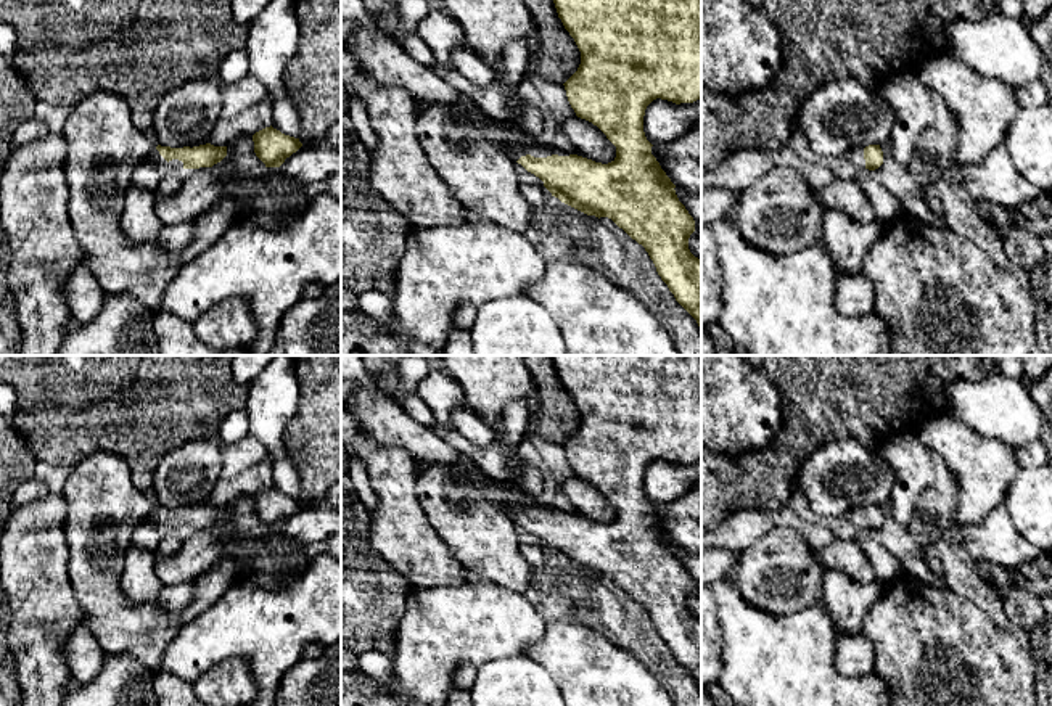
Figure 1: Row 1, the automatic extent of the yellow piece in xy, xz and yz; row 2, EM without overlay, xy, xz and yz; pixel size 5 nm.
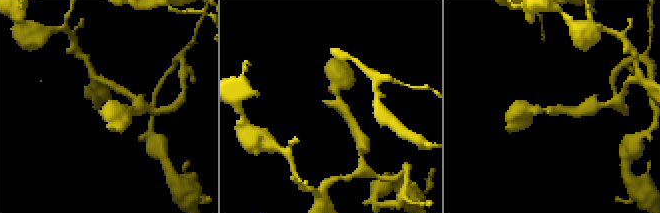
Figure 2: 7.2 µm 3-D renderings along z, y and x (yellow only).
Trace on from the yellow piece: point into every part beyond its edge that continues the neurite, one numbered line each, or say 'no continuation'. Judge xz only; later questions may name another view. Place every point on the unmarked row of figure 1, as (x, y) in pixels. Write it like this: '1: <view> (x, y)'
1: xz (382, 418)

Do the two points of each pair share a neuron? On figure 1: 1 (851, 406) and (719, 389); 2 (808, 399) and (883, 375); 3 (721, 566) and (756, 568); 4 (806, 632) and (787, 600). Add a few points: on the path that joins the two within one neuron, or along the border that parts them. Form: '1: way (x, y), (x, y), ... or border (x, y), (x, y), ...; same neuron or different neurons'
1: border (766, 372), (782, 393); different neurons
2: way (827, 399), (832, 399), (856, 375), (864, 375); same neuron
3: border (742, 550), (729, 576); different neurons
4: border (756, 607), (777, 615), (792, 615), (805, 608); different neurons

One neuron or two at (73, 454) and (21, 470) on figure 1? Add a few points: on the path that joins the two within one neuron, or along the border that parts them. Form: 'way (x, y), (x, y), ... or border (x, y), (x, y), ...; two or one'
border (16, 430), (36, 460); two

